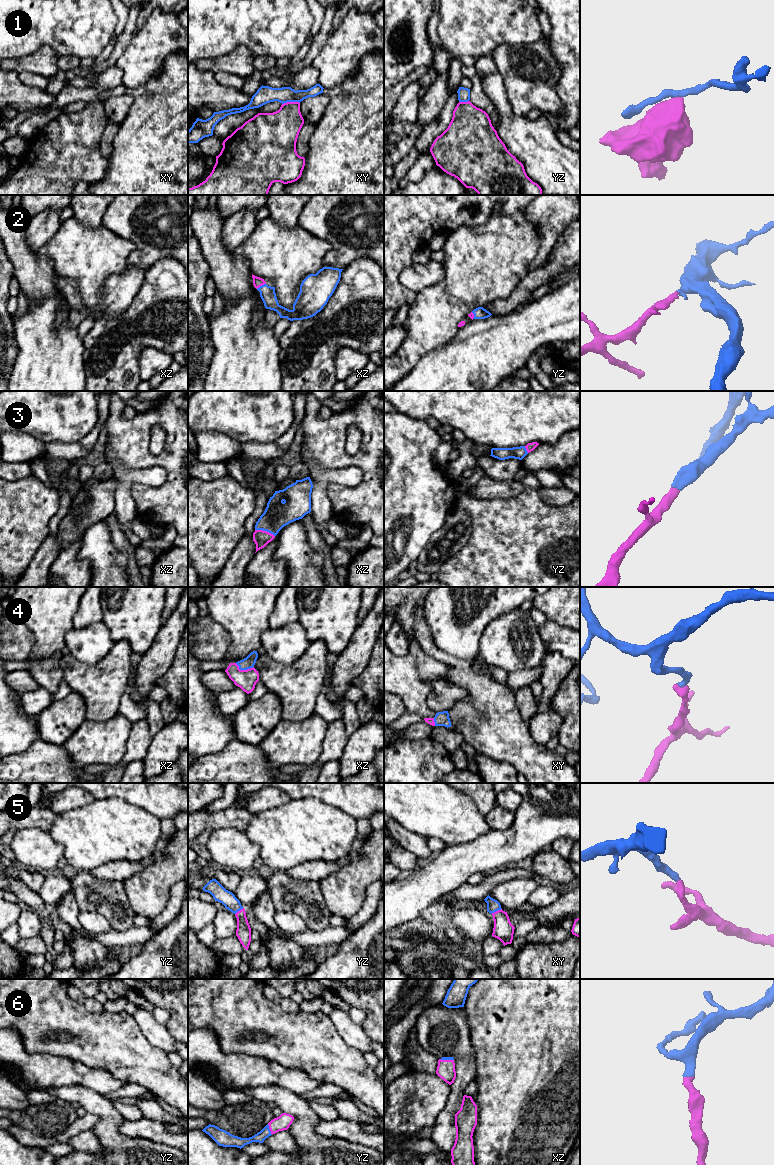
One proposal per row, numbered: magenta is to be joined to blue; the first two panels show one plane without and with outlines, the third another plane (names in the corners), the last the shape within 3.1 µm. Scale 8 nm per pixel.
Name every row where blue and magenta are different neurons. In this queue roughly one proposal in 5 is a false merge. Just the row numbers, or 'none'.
1

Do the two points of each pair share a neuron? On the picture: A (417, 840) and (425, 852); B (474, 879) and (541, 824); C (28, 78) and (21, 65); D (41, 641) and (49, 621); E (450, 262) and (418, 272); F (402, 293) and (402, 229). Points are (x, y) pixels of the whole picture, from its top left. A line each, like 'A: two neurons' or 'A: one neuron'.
A: one neuron
B: two neurons
C: two neurons
D: one neuron
E: two neurons
F: one neuron

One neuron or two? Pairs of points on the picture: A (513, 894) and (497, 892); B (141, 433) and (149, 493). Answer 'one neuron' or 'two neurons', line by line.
A: one neuron
B: one neuron

